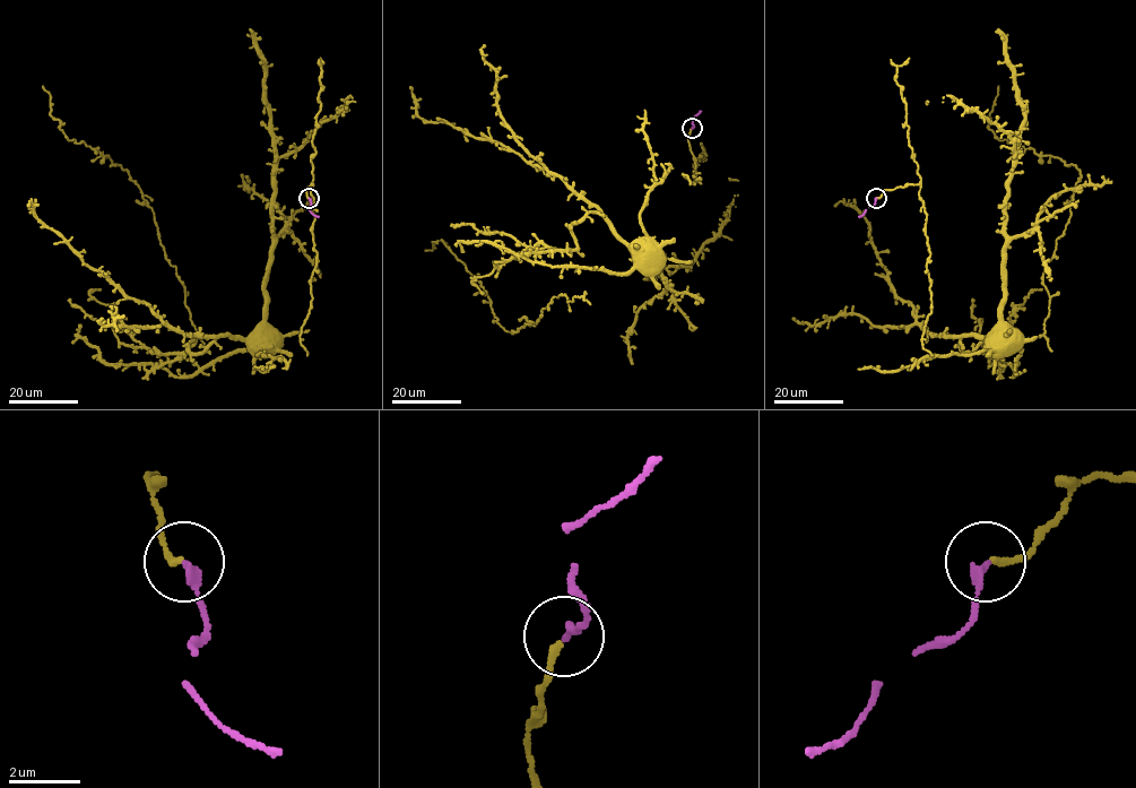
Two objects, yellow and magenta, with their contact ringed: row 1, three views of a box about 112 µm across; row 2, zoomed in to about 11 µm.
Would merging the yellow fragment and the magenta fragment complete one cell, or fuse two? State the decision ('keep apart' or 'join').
join

